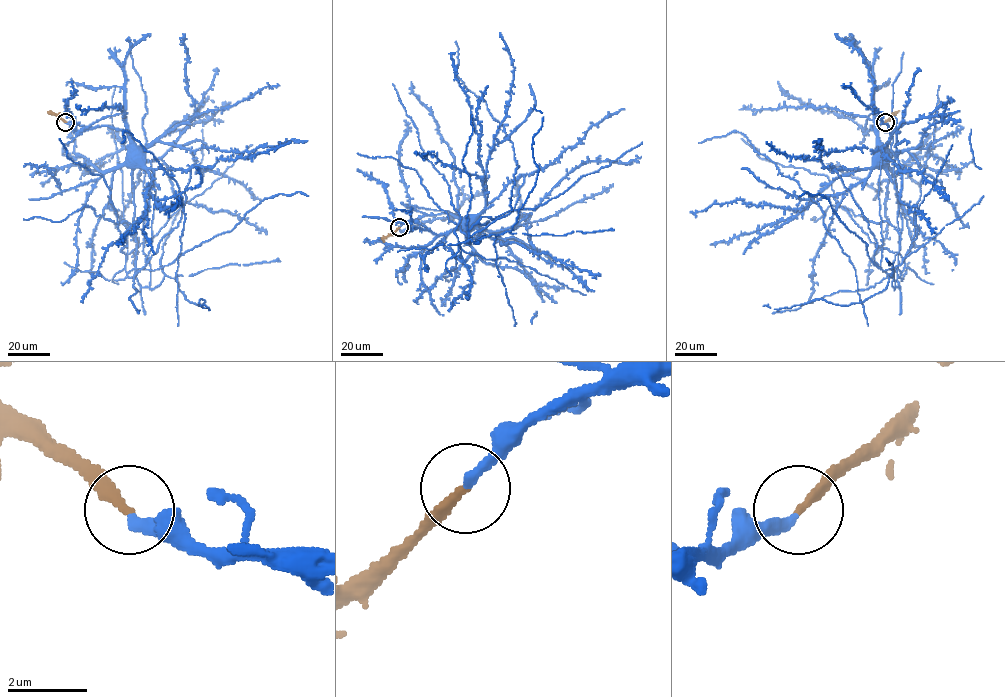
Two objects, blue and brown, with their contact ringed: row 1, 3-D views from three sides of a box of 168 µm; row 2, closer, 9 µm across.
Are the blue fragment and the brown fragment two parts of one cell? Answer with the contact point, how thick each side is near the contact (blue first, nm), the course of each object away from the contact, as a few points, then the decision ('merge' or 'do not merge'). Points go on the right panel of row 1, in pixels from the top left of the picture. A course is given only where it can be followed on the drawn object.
place (885, 122); calibres 280 and 240 nm; course blue (885, 122), (871, 126), (876, 133), (876, 155); course brown (885, 122), (899, 110); merge

